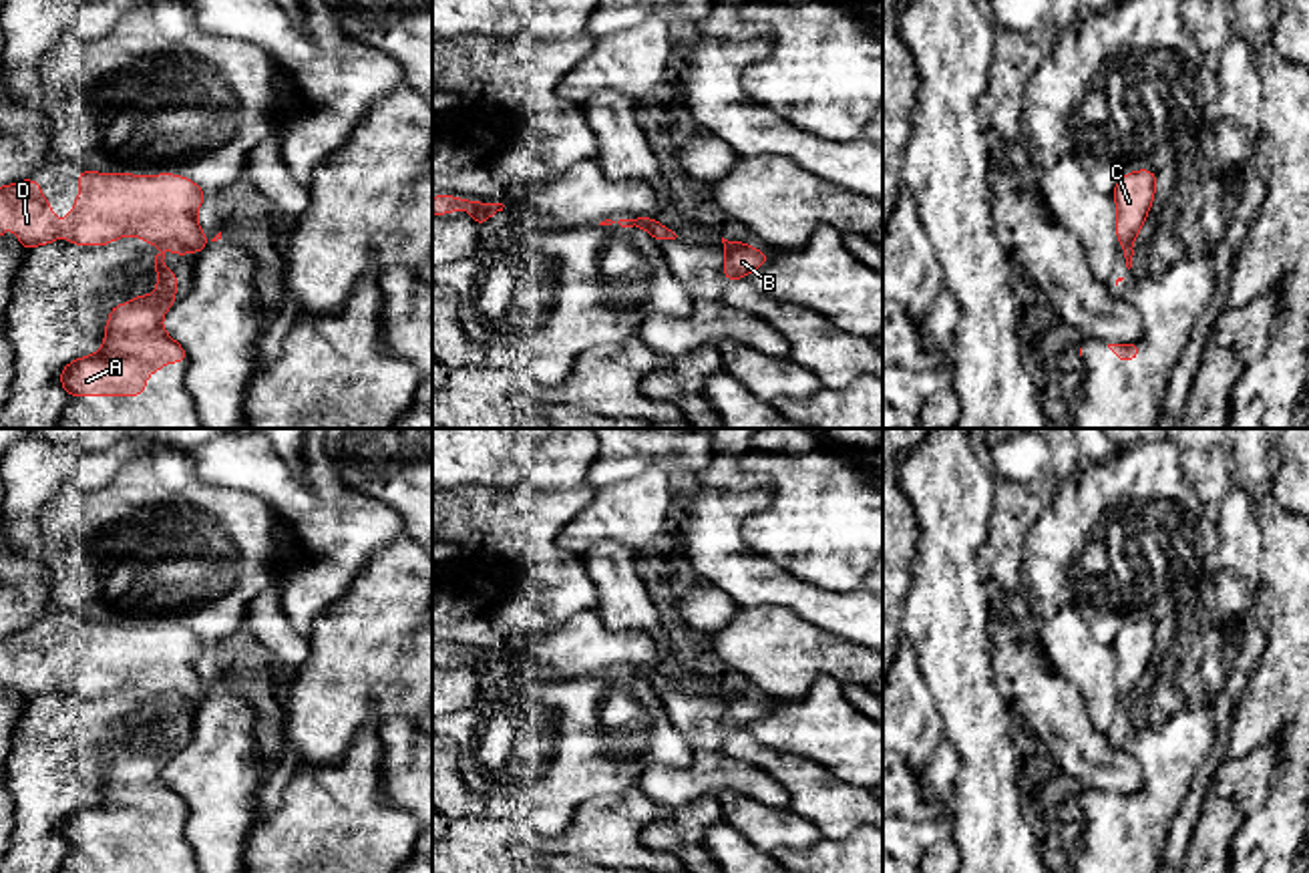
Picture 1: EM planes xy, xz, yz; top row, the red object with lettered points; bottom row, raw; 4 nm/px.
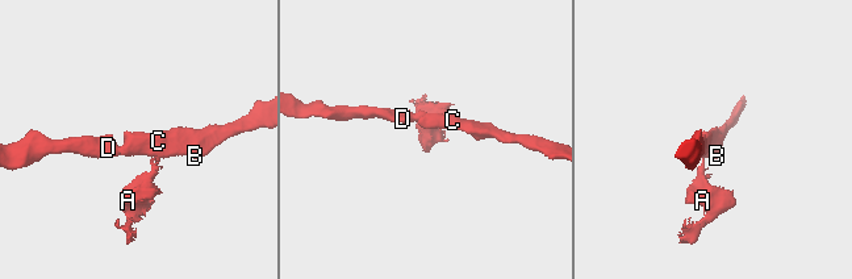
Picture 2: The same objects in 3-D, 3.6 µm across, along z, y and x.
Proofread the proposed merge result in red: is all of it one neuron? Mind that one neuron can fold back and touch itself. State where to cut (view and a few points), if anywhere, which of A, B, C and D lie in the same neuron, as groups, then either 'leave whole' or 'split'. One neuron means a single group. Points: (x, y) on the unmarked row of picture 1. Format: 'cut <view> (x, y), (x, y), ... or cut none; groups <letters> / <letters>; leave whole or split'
cut xy (169, 694), (188, 699); groups A / B C D; split

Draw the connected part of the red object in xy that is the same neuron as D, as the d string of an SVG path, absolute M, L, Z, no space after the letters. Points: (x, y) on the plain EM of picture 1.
M82 620L78 636L80 644L62 674L38 632L0 638L0 688L10 676L26 702L56 692L60 684L76 696L107 696L123 686L137 686L155 698L183 696L191 704L211 694L197 674L197 660L207 644L187 628Z

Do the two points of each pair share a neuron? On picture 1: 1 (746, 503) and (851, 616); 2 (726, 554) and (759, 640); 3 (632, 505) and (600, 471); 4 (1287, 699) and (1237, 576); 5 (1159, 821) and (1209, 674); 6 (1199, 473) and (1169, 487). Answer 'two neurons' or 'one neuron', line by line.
1: one neuron
2: two neurons
3: two neurons
4: two neurons
5: one neuron
6: two neurons

